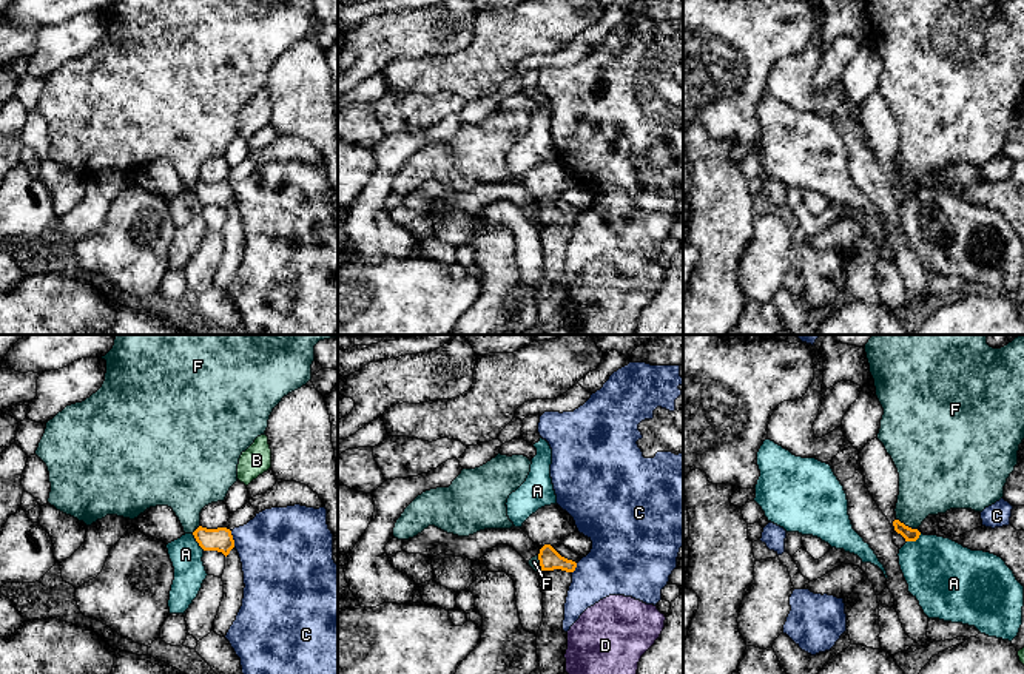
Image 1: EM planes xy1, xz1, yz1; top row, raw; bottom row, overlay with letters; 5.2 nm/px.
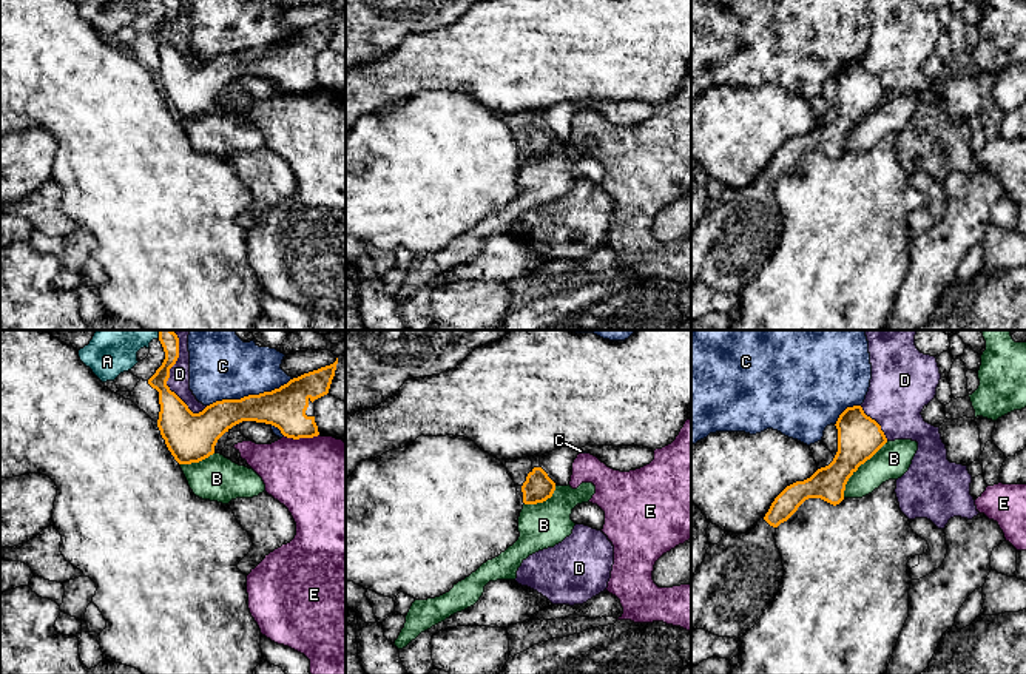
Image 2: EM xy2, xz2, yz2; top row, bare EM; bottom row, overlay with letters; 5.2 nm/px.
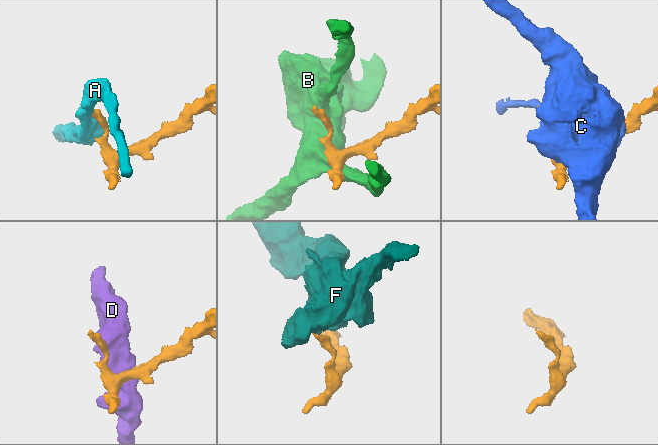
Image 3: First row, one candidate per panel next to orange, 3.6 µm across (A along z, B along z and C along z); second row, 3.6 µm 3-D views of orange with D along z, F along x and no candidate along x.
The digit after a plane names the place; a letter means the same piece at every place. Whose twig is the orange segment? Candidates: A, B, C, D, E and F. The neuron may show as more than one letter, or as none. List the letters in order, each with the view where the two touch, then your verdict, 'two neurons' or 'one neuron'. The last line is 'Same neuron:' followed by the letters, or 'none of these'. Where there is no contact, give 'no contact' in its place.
A: xy1 | two neurons
B: yz2 | two neurons
C: xy2 | two neurons
D: xy2 | two neurons
E: xy2 | two neurons
F: yz1 | two neurons
Same neuron: none of these

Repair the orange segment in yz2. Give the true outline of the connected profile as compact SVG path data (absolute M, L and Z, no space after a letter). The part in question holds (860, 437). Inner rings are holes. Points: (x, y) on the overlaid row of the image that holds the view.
M861 406L847 407L835 426L838 429L838 452L829 466L818 469L804 481L787 486L751 531L745 534L725 532L717 544L710 544L702 564L691 575L691 629L705 629L730 639L741 639L750 631L778 595L785 572L776 548L776 527L808 498L821 498L833 506L839 504L844 500L849 478L887 443L881 426L867 416Z

